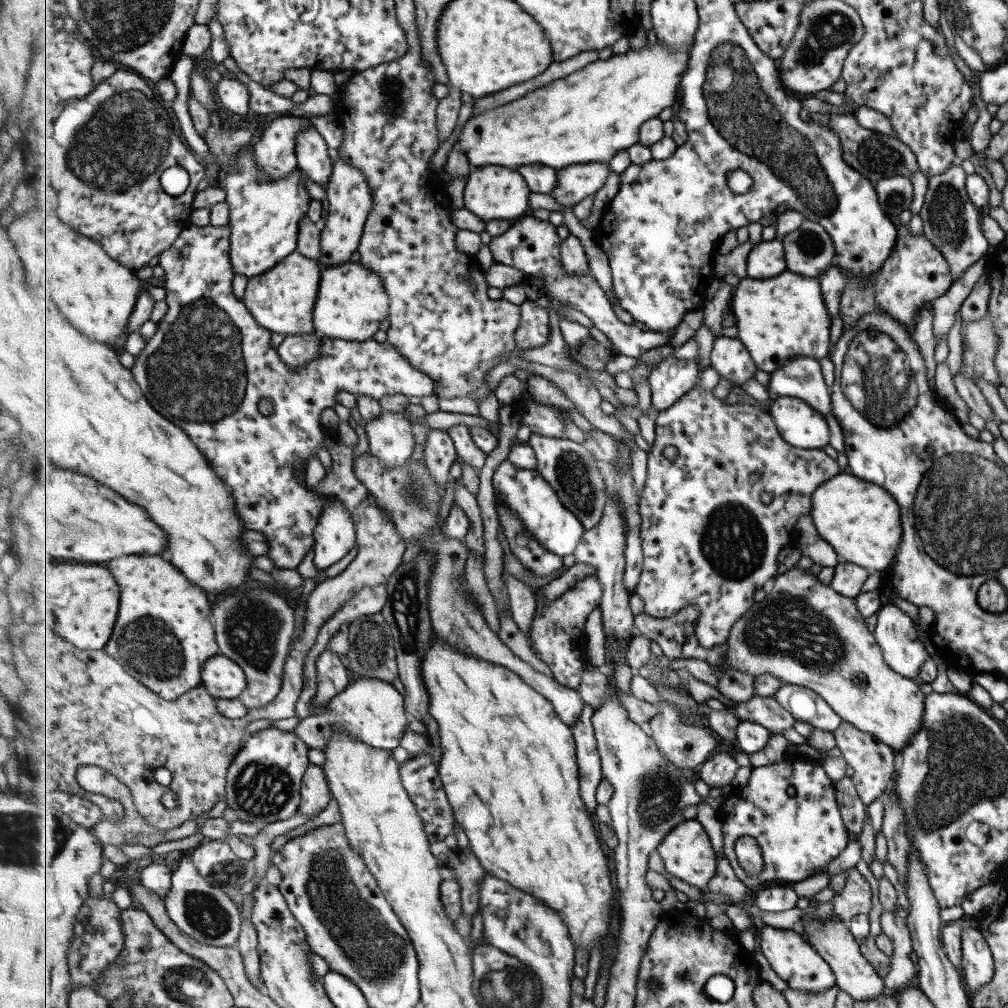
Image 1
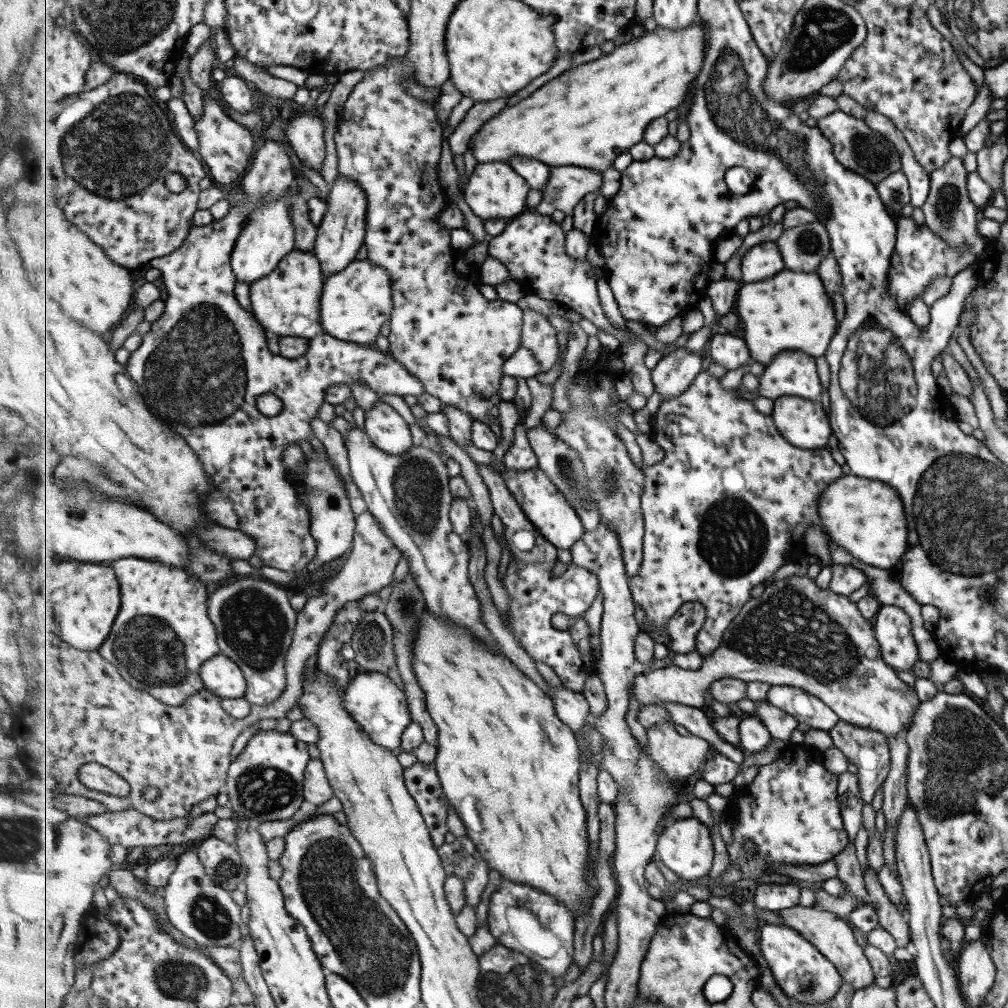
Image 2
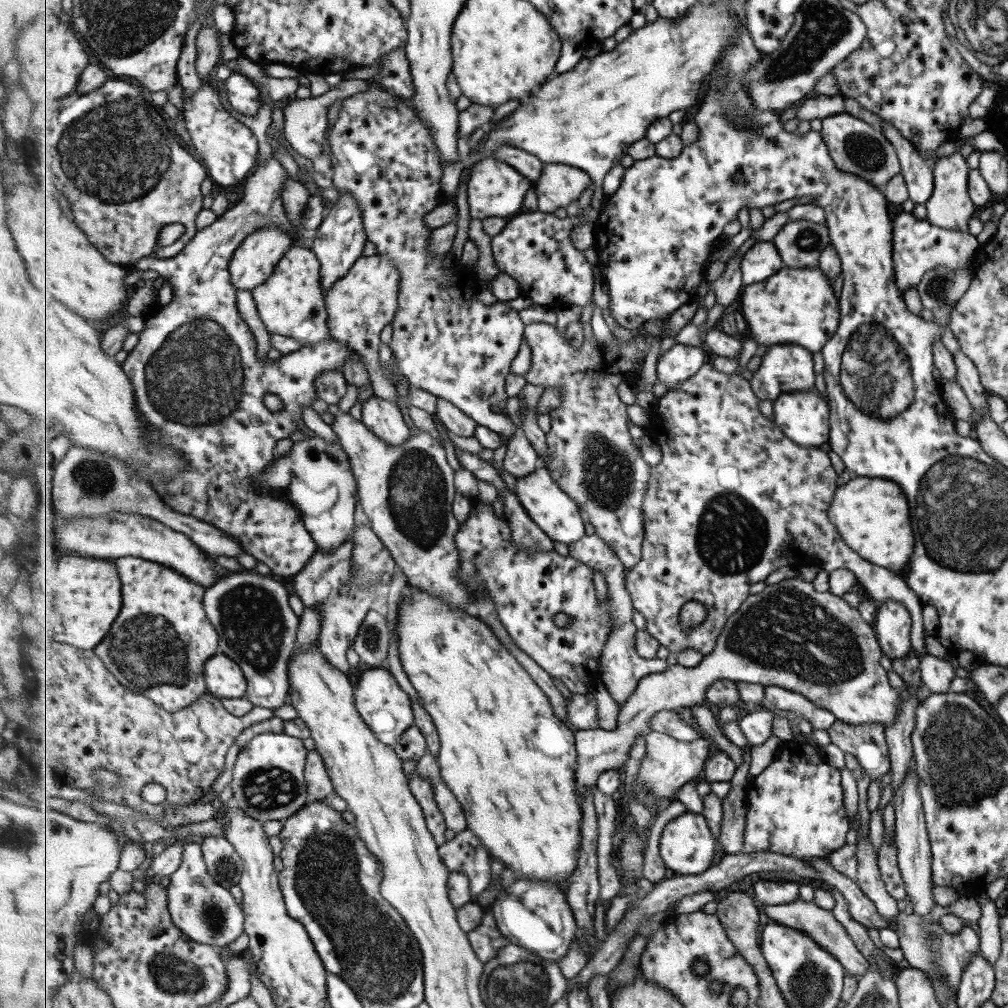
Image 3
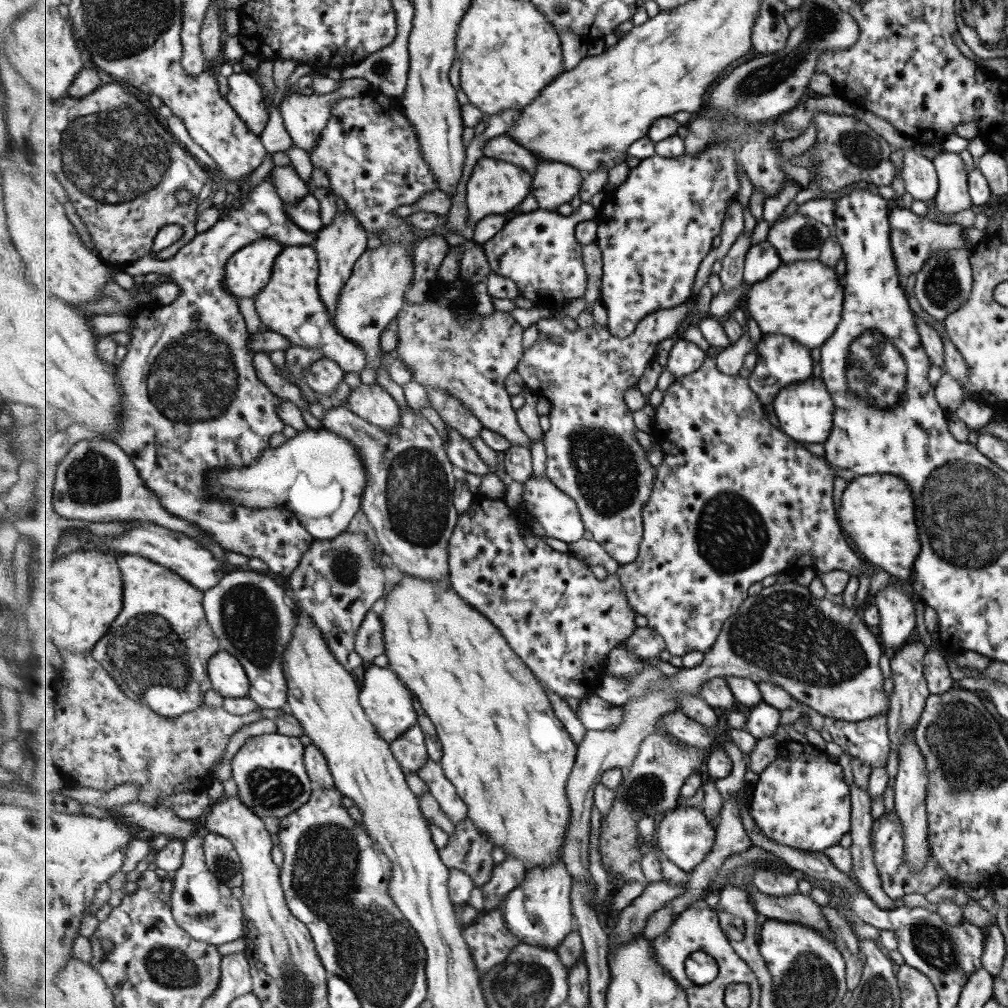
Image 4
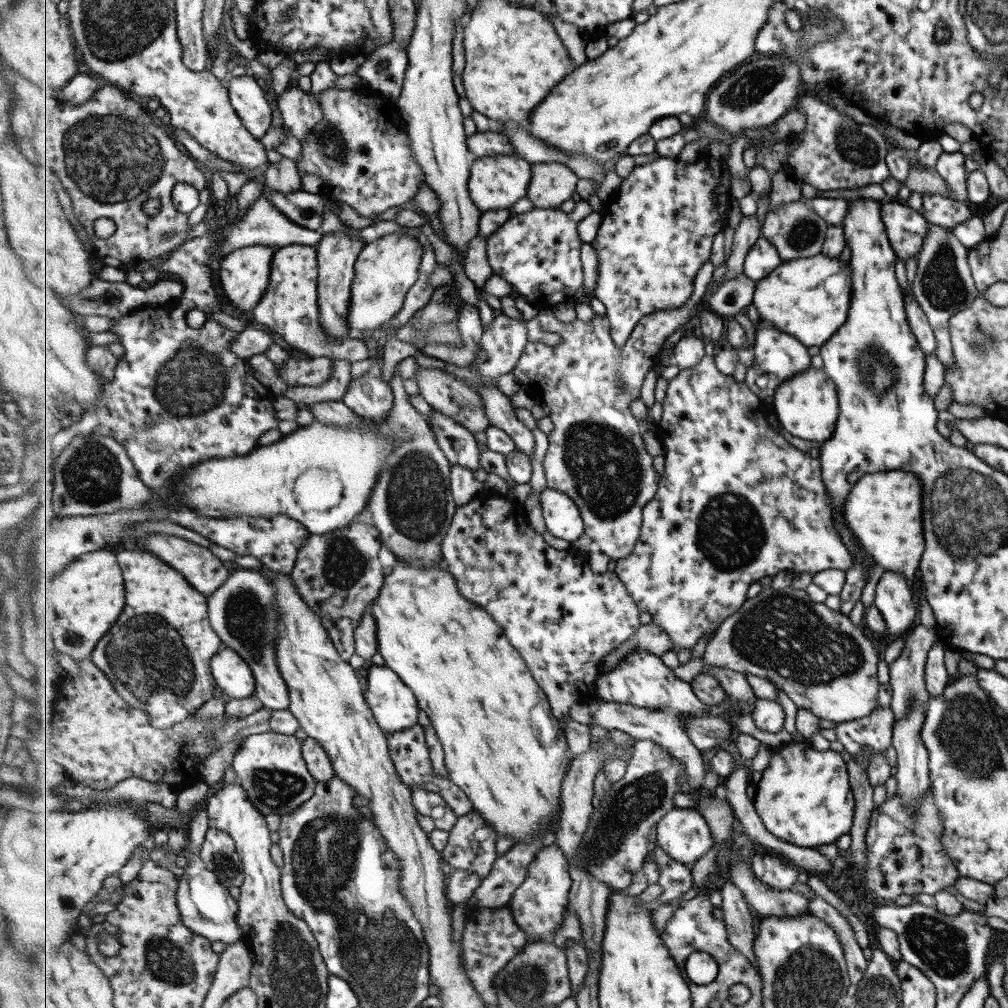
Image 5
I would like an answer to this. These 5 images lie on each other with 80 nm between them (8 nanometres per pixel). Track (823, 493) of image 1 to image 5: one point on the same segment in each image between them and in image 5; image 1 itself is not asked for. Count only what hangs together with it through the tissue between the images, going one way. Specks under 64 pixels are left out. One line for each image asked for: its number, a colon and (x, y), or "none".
2: (864, 517)
3: (872, 513)
4: (876, 511)
5: (883, 510)

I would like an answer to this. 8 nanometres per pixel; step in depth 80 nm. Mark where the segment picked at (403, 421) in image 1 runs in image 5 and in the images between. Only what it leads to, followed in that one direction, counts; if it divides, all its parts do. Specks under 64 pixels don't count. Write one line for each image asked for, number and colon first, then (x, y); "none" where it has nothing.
2: (389, 430)
3: (383, 416)
4: (374, 403)
5: (369, 395)

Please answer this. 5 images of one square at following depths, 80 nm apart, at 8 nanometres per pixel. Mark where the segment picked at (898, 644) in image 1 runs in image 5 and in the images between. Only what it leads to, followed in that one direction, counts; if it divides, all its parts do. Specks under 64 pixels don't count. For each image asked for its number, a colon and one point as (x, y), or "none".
2: (891, 626)
3: (892, 623)
4: (896, 624)
5: (892, 596)

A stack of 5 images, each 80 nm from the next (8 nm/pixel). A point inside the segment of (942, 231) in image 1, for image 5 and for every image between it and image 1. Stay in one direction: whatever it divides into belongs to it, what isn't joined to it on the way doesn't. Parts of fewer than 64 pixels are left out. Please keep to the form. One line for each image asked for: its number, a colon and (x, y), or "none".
2: (947, 210)
3: (949, 207)
4: (951, 198)
5: (949, 166)

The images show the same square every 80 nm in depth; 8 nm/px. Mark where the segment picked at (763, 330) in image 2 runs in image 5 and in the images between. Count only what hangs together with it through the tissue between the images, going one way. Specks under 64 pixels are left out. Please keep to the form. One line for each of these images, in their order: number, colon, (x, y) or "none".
3: (796, 306)
4: (803, 300)
5: (809, 297)

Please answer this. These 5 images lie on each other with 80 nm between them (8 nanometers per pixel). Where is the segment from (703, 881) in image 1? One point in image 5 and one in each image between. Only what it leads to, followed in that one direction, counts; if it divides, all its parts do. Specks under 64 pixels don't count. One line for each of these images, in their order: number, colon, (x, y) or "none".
2: (686, 847)
3: (687, 846)
4: (684, 834)
5: (683, 833)

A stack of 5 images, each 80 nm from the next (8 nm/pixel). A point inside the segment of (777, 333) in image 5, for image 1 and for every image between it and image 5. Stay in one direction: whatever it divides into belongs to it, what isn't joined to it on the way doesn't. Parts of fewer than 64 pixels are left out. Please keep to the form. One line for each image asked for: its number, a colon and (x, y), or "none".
1: (801, 378)
2: (792, 373)
3: (785, 368)
4: (781, 361)

